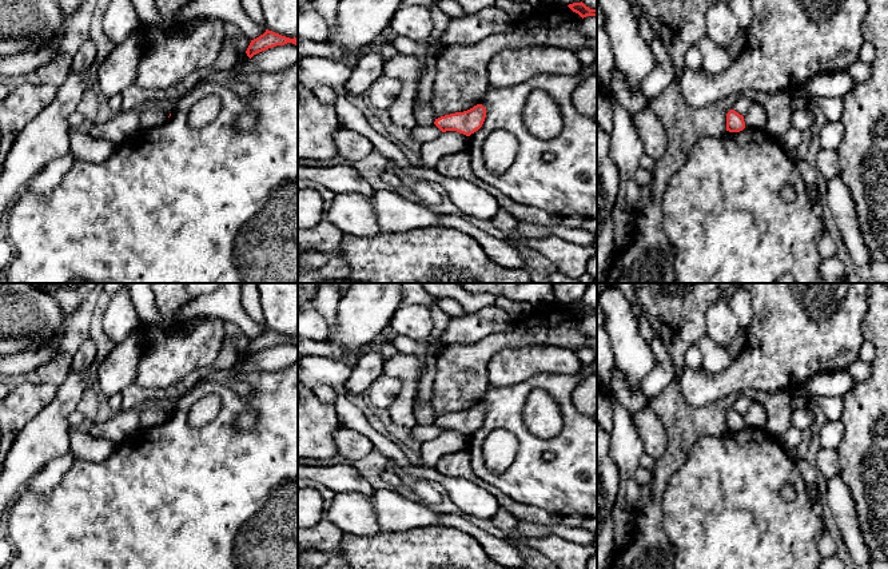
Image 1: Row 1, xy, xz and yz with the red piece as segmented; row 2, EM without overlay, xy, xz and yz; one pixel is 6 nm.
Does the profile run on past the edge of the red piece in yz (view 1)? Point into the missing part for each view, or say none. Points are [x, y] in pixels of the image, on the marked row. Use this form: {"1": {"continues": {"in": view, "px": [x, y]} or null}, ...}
{"1": {"continues": null}}

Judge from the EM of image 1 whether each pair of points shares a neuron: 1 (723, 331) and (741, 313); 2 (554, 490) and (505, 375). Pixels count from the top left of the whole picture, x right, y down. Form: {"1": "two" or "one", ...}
{"1": "two", "2": "two"}

